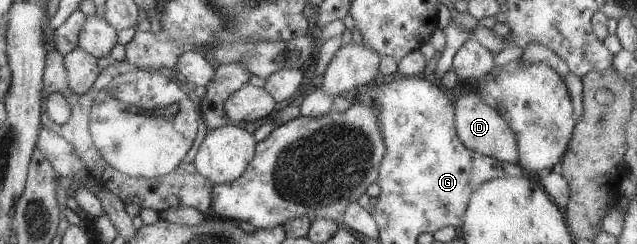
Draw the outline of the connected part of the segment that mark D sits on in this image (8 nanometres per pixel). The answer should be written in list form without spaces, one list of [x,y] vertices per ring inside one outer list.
[[[475,92],[462,94],[453,102],[454,124],[460,142],[474,152],[495,158],[498,162],[517,164],[518,152],[516,139],[507,118],[490,108]]]

